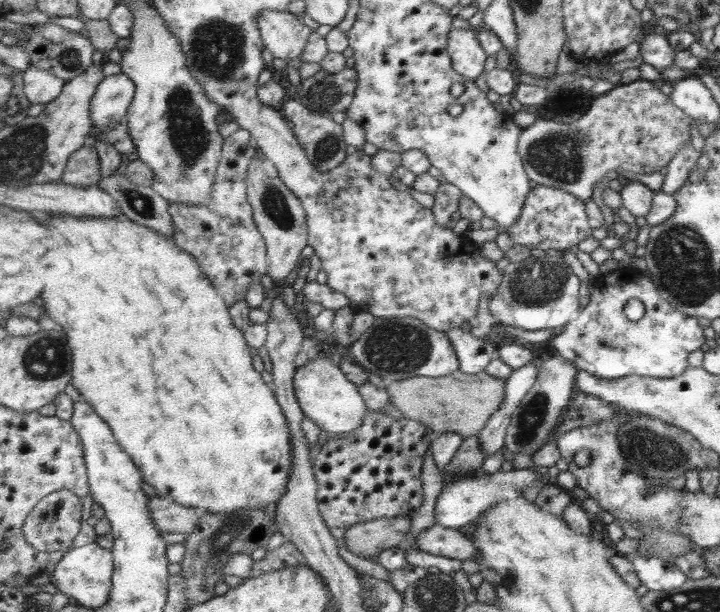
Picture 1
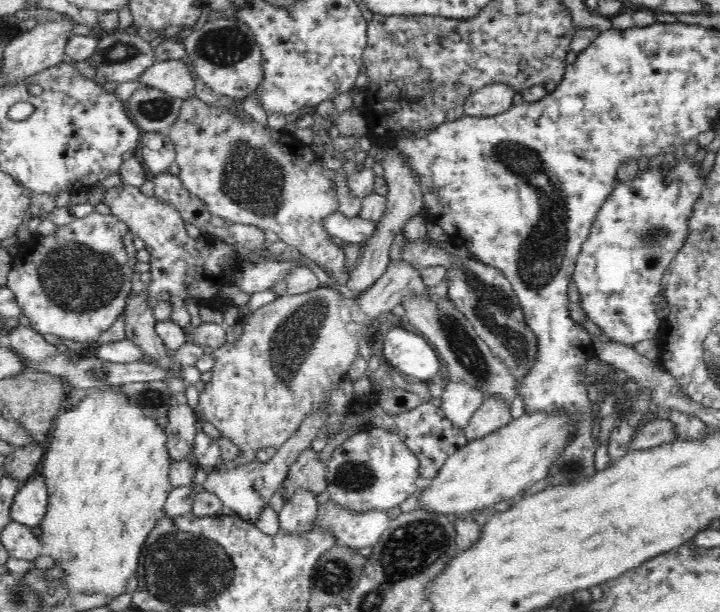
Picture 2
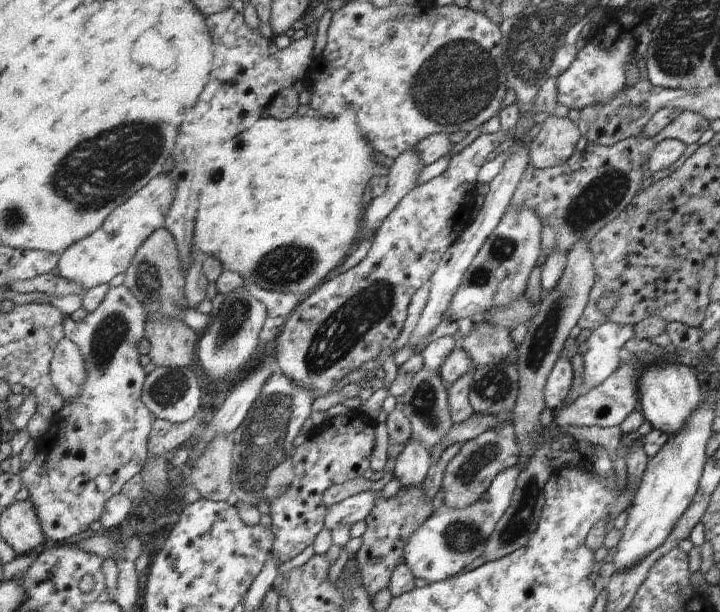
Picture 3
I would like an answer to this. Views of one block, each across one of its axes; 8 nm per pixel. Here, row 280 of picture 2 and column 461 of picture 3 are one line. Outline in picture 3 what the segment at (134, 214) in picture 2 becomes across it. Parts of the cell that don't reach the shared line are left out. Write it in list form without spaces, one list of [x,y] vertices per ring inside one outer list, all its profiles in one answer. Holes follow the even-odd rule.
[[[499,130],[497,134],[483,134],[473,144],[465,146],[457,156],[451,156],[449,168],[439,178],[417,186],[407,198],[399,202],[393,214],[387,216],[383,222],[377,238],[373,240],[371,250],[367,256],[349,272],[325,282],[319,286],[307,300],[293,312],[293,316],[283,324],[279,336],[277,336],[277,370],[283,372],[291,384],[295,384],[301,390],[313,392],[315,398],[327,396],[331,392],[337,392],[339,384],[355,374],[367,360],[377,358],[383,350],[393,344],[407,320],[407,310],[411,304],[413,294],[423,286],[429,286],[431,278],[439,270],[445,254],[451,250],[451,246],[461,238],[461,234],[475,222],[477,210],[477,174],[485,162],[489,162],[489,156],[497,152],[497,148],[505,140],[515,138],[515,130],[505,134]]]

